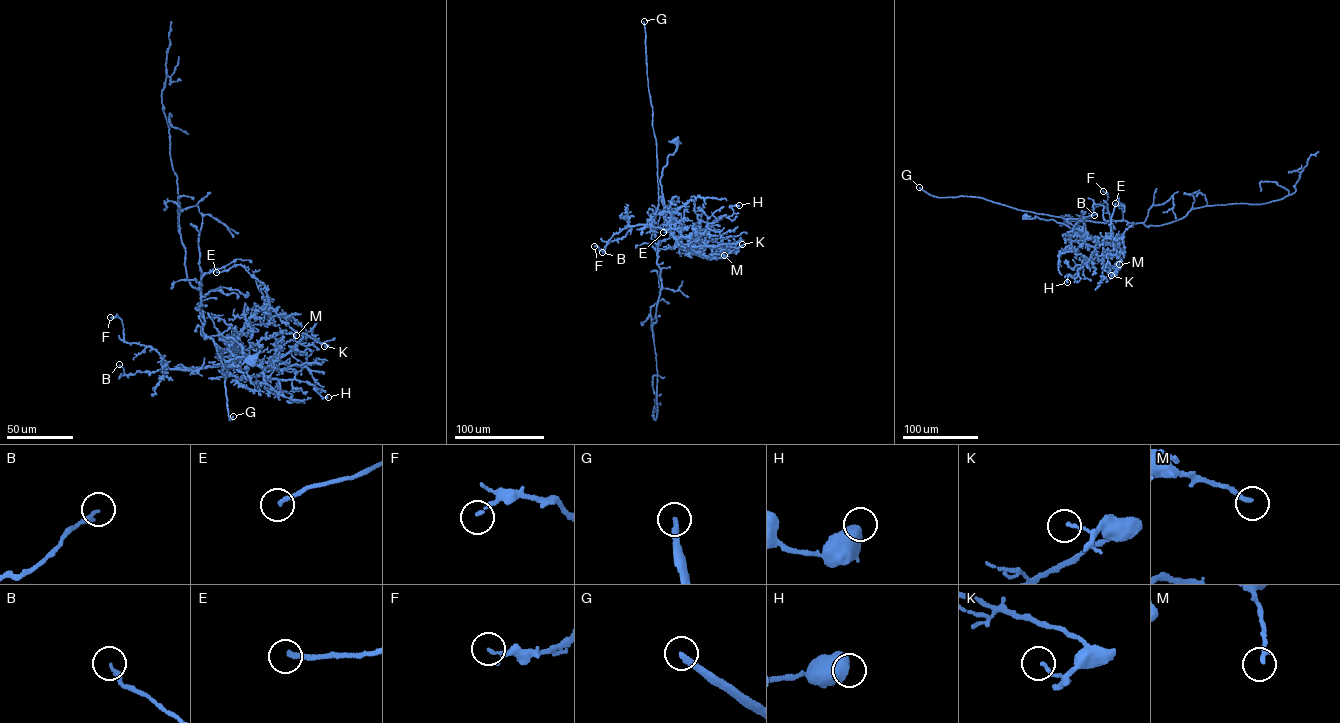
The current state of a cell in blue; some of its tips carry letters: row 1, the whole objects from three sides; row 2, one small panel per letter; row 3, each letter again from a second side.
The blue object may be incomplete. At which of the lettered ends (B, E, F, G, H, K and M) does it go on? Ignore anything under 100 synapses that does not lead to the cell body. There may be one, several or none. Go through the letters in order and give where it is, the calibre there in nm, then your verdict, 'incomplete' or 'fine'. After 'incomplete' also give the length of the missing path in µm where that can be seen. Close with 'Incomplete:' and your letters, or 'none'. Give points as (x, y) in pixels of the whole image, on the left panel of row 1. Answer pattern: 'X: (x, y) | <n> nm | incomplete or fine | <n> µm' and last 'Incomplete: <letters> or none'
B: (119, 364) | 200 nm | fine
E: (216, 272) | 150 nm | fine
F: (110, 317) | 130 nm | fine
G: (233, 416) | 240 nm | incomplete | 250 µm
H: (328, 397) | 600 nm | fine
K: (324, 346) | 110 nm | fine
M: (296, 335) | 170 nm | fine
Incomplete: G

